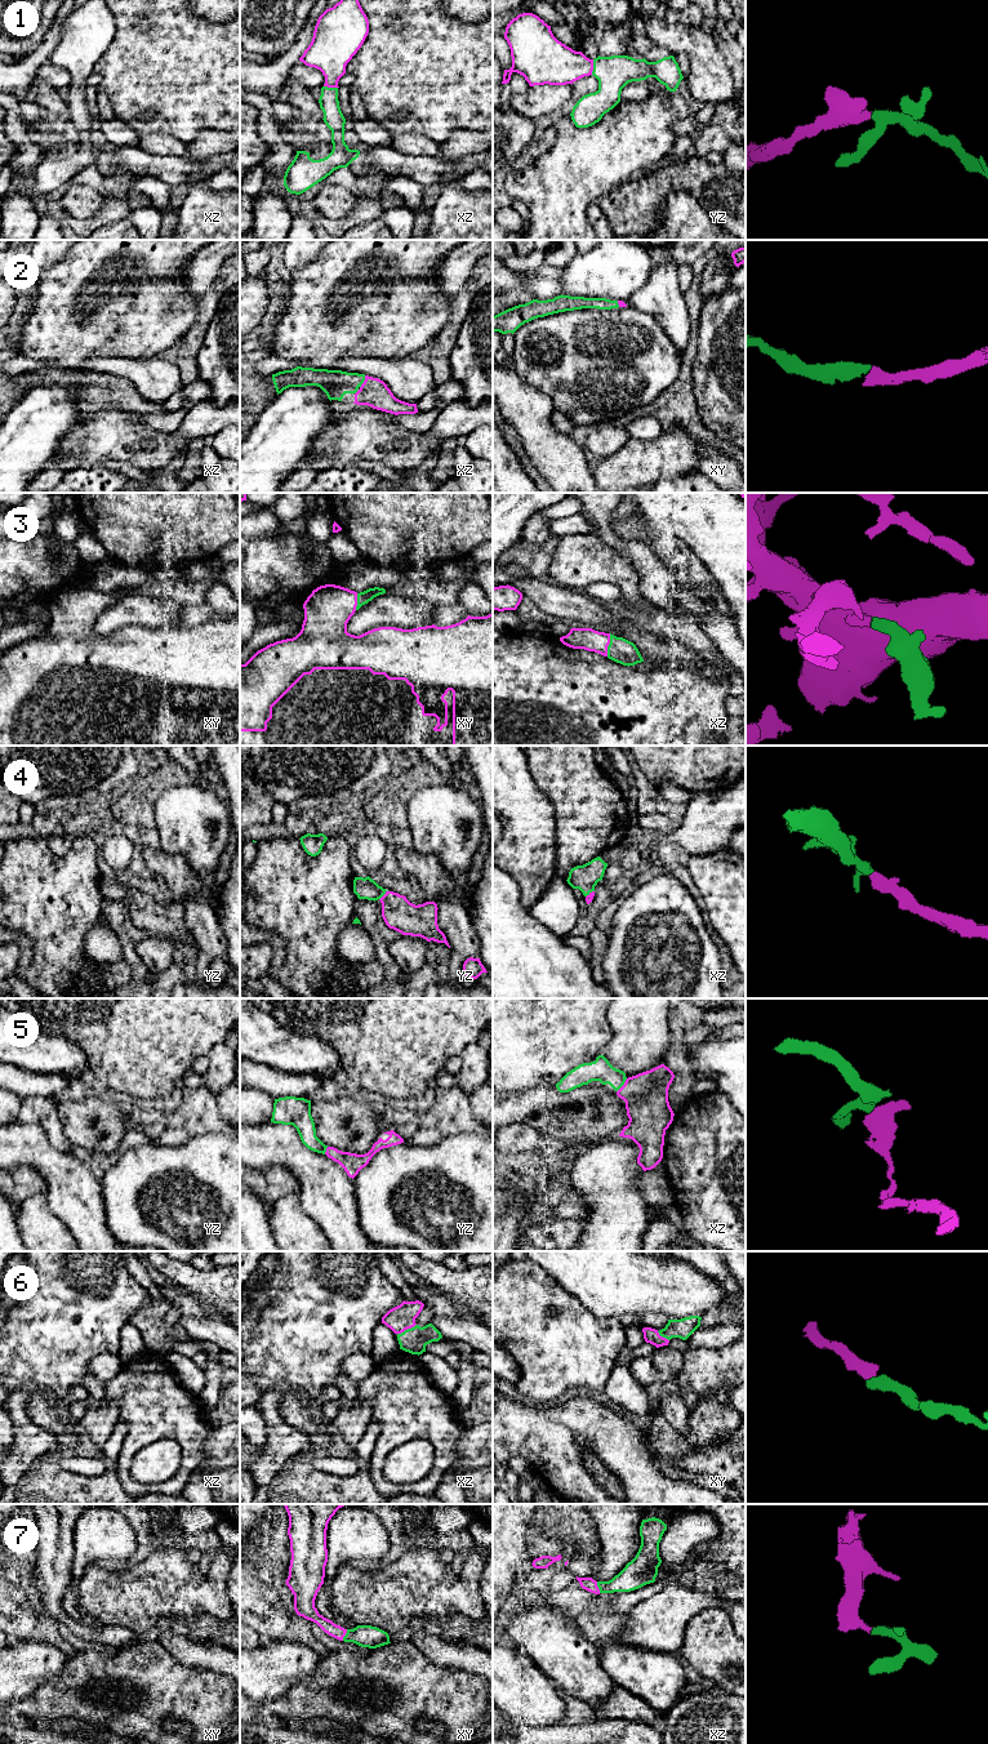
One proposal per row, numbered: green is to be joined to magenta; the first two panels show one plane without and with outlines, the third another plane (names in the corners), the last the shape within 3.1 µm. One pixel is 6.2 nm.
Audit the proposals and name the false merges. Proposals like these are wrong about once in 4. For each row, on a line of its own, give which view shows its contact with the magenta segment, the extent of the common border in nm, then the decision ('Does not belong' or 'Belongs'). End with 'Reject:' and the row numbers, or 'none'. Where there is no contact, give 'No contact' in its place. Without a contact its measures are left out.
1: Touches magenta in yz. Shared border 100 nm. Belongs
2: Touches magenta in xz. Shared border 90 nm. Belongs
3: Touches magenta in xz. Shared border 150 nm. Belongs
4: Touches magenta in yz. Shared border 80 nm. Belongs
5: Touches magenta in xz. Shared border 110 nm. Does not belong
6: Touches magenta in xz. Shared border 140 nm. Belongs
7: Touches magenta in xy. Shared border 80 nm. Belongs
Reject: 5

